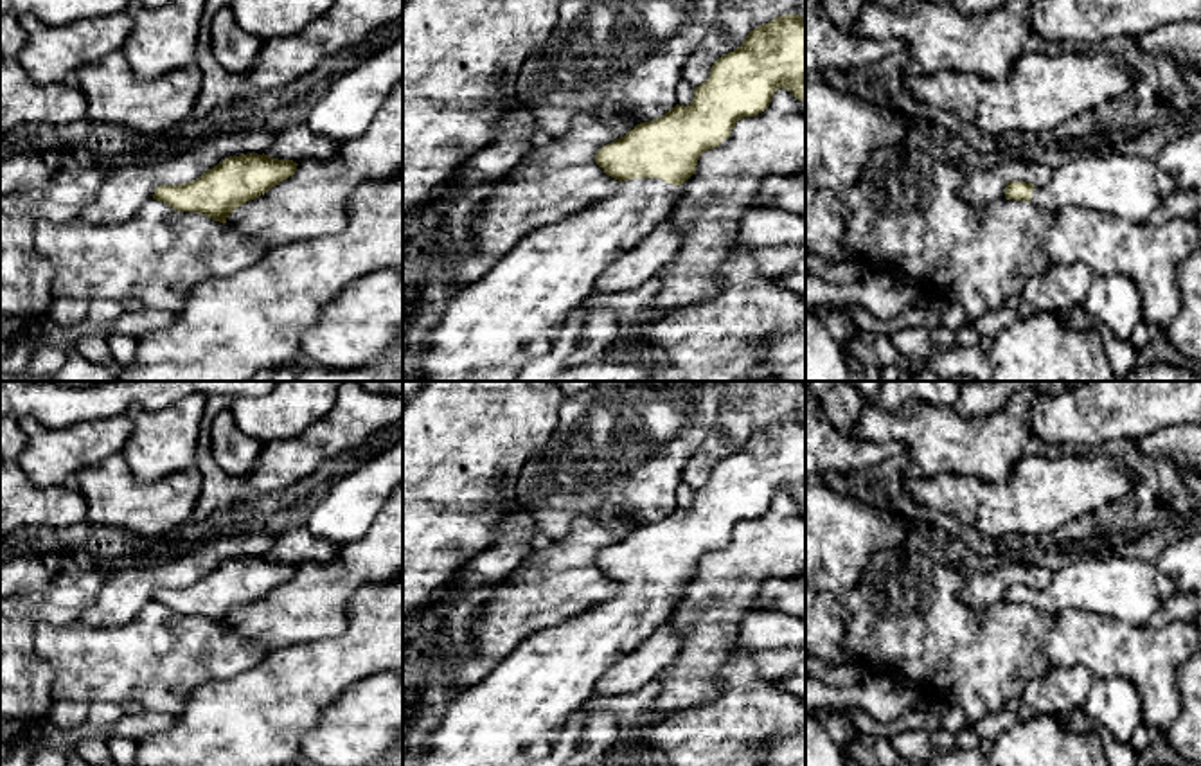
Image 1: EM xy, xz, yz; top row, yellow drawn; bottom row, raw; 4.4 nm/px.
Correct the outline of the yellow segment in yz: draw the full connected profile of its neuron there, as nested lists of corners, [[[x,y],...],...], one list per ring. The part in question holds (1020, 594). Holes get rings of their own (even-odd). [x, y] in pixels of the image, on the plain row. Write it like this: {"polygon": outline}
{"polygon": [[[1081,554],[1054,572],[1045,590],[1007,584],[1005,601],[1048,613],[1082,610],[1147,626],[1154,611],[1178,592],[1176,579],[1158,572],[1152,561]]]}

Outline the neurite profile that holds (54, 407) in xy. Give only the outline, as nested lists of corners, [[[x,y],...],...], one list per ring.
[[[0,381],[0,419],[31,417],[47,428],[102,421],[138,406],[164,410],[191,394],[259,397],[277,381],[108,381],[95,387],[58,387],[50,381]]]

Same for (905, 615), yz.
[[[903,545],[876,552],[863,581],[836,597],[847,617],[845,653],[870,664],[870,671],[899,672],[930,699],[960,708],[974,725],[1003,710],[1009,699],[1021,699],[1030,680],[1048,674],[1043,642],[1054,628],[1054,613],[1016,602],[976,611],[958,597],[964,579],[956,563],[931,561]]]

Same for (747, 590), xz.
[[[778,491],[770,509],[735,525],[719,550],[705,554],[696,575],[678,588],[681,601],[703,606],[712,599],[753,601],[766,579],[789,579],[805,572],[805,518],[800,503]]]

